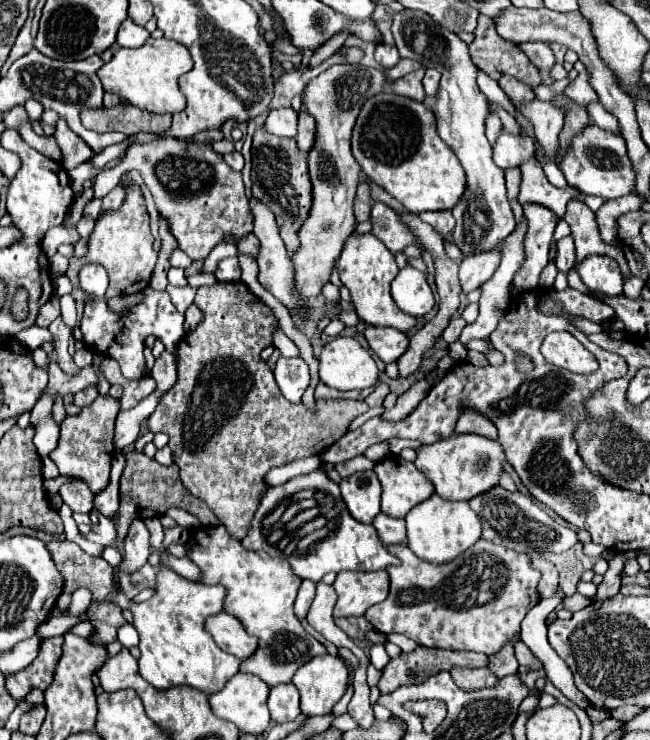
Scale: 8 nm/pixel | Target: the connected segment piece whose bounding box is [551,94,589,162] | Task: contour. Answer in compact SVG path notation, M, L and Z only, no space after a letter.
M557 94L551 102L553 102L555 106L559 106L559 108L565 110L565 126L563 126L563 130L561 130L561 134L559 134L559 140L561 140L561 148L559 148L559 154L557 154L557 162L559 162L563 150L569 146L571 138L587 126L589 114L587 114L587 110L585 110L583 106L571 102L565 94Z

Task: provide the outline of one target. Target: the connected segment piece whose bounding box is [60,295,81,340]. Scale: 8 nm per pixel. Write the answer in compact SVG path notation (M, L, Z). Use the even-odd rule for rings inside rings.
M64 295L60 297L60 310L61 317L67 326L69 326L73 331L73 336L77 338L77 340L81 340L81 332L79 332L79 328L77 325L77 311L76 304L71 295Z

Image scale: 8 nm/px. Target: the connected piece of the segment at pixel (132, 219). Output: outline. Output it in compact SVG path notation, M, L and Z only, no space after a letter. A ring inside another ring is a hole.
M131 186L127 190L125 202L117 212L105 214L97 220L93 234L89 236L89 252L83 258L71 258L71 266L67 270L67 276L73 282L73 298L85 300L85 292L79 288L79 270L85 264L101 264L109 272L109 288L107 298L113 296L125 296L141 292L149 286L149 278L157 264L157 252L153 250L153 236L149 230L149 214L143 202L143 194L137 186Z

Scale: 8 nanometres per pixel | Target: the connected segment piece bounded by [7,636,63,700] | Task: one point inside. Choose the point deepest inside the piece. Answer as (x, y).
(39, 675)

